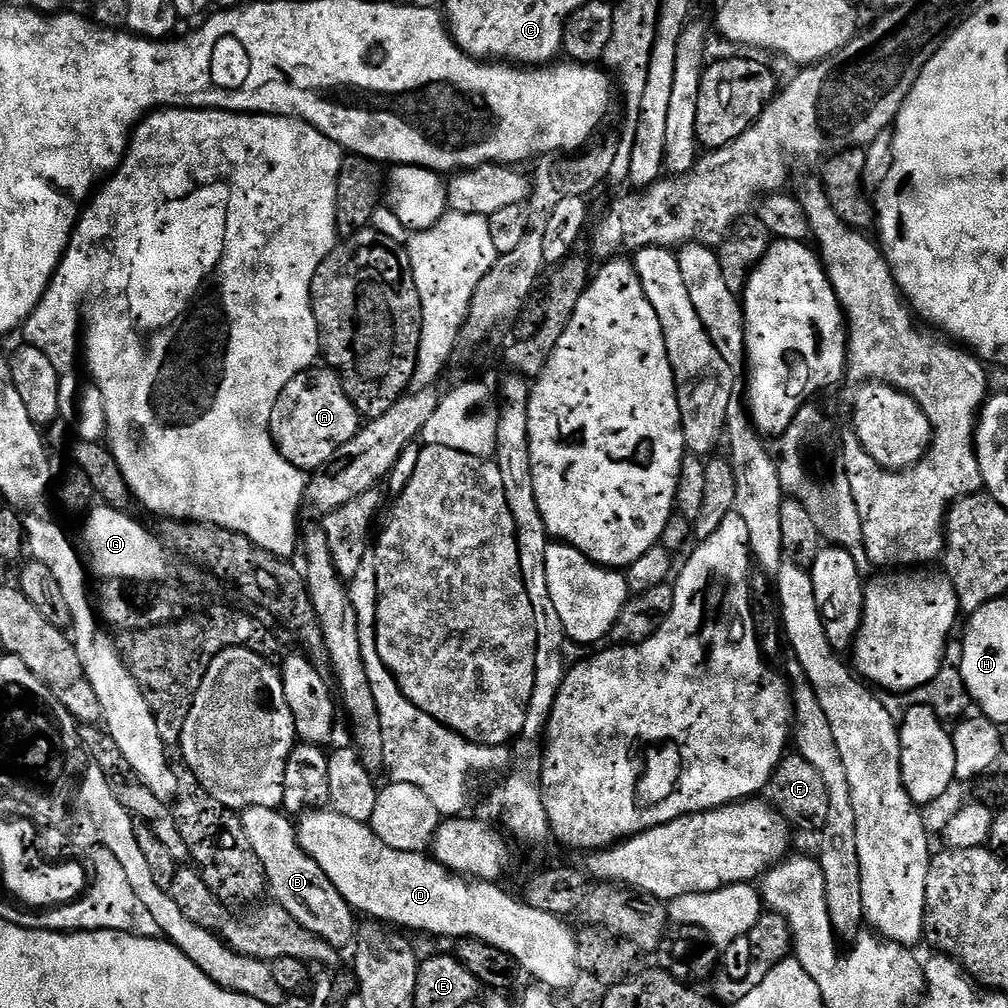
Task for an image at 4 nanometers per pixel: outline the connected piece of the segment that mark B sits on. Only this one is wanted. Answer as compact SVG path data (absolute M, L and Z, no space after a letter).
M266 806L245 808L242 812L244 833L246 838L250 838L250 846L254 846L254 854L258 854L262 862L267 891L272 891L271 899L284 908L290 918L306 926L310 934L322 938L338 950L344 950L358 936L354 909L348 905L346 898L342 898L342 894L338 894L330 878L322 874L322 866L318 866L318 862L314 862L314 858L300 848L296 824L287 819L291 820L283 811Z

